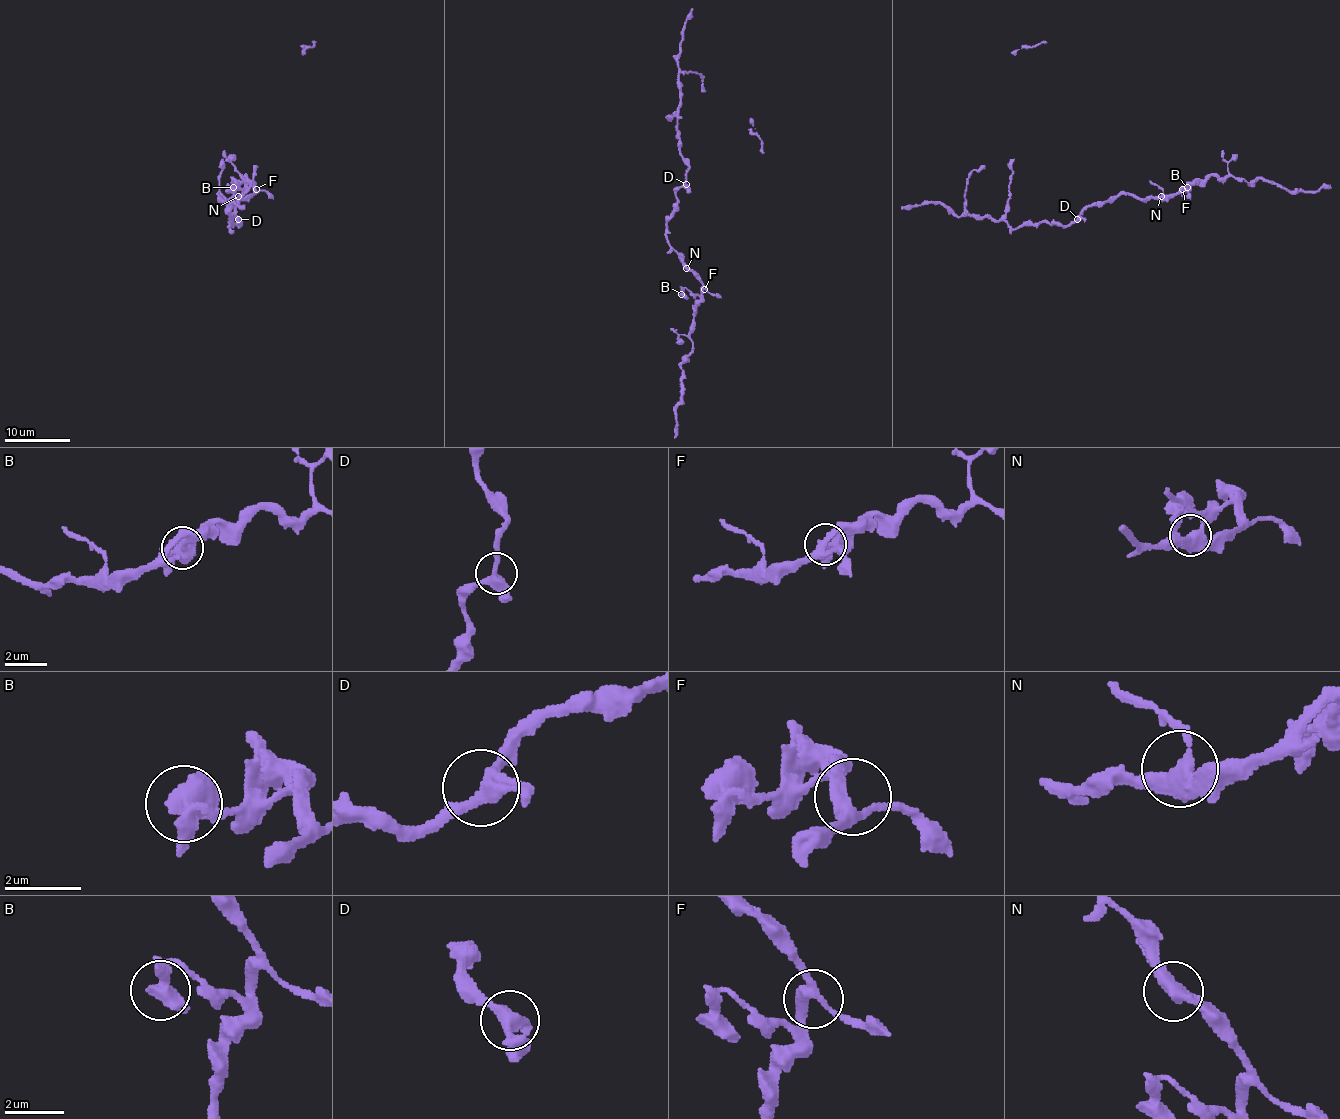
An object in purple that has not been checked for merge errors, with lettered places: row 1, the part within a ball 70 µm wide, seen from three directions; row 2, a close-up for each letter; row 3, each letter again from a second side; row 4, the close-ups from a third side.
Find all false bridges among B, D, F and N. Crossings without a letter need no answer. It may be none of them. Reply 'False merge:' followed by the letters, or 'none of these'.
False merge: none of these

